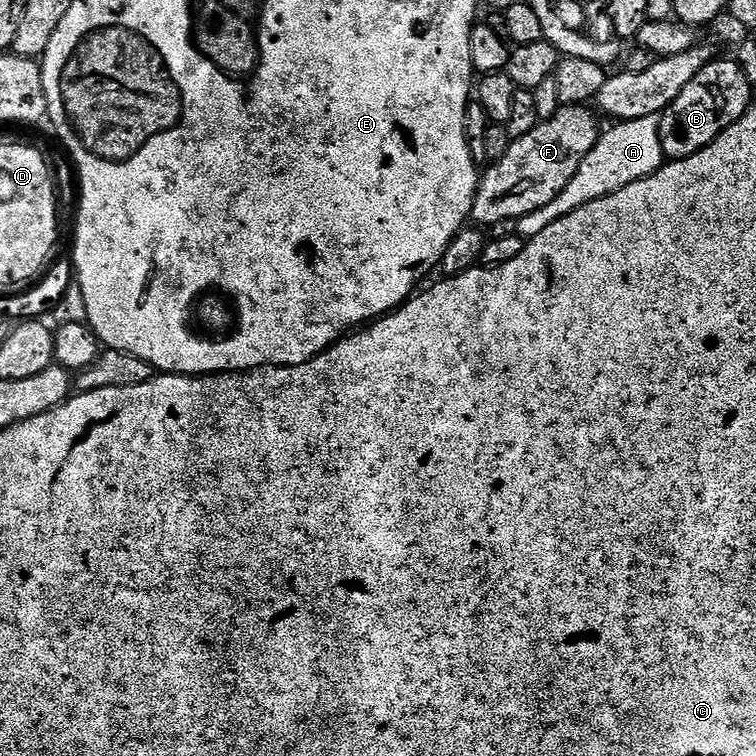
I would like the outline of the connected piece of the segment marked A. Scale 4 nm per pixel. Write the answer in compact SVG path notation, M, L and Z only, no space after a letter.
M647 116L622 120L611 125L609 132L599 133L594 150L582 158L578 166L578 174L566 182L566 190L554 198L554 202L546 202L546 206L538 206L538 210L530 210L520 220L515 221L515 235L531 238L542 234L546 226L558 222L574 210L586 206L586 202L594 202L598 198L606 198L626 186L630 182L638 182L650 174L654 174L666 163L666 157L660 141L660 116Z

